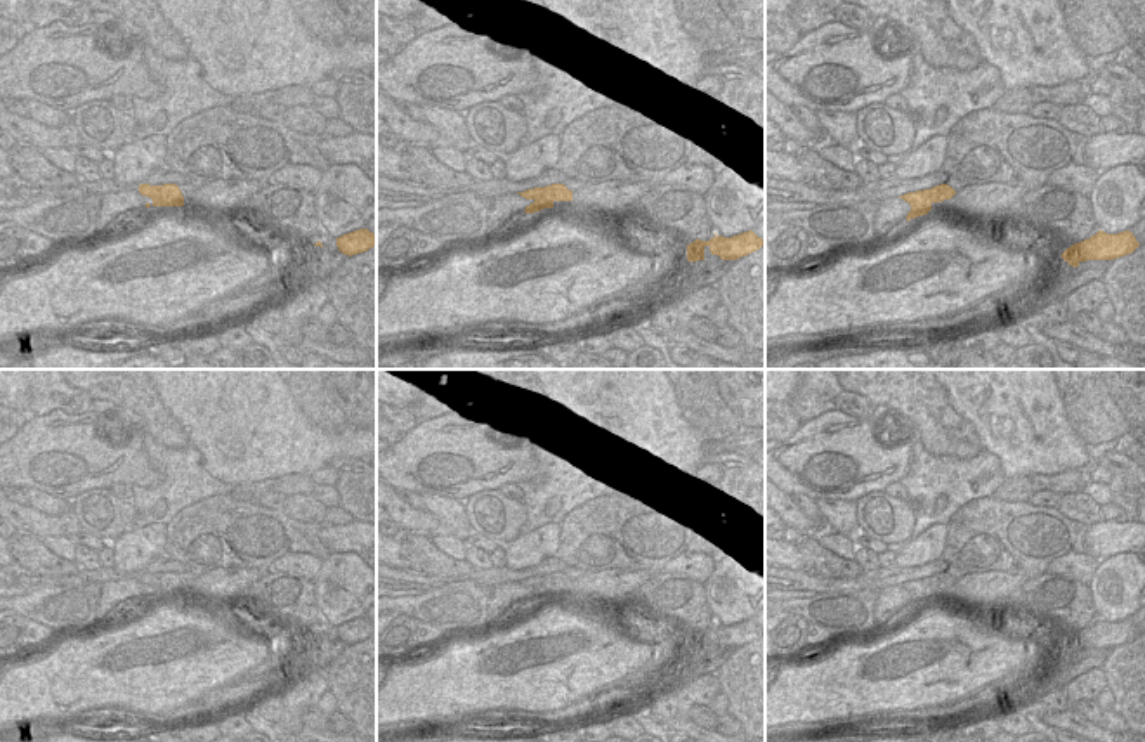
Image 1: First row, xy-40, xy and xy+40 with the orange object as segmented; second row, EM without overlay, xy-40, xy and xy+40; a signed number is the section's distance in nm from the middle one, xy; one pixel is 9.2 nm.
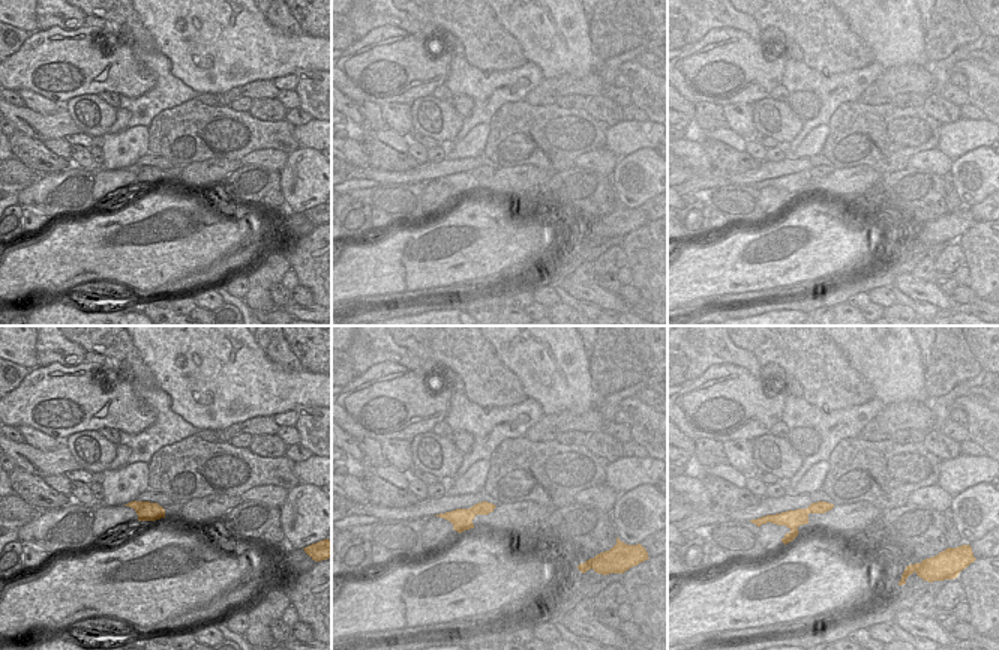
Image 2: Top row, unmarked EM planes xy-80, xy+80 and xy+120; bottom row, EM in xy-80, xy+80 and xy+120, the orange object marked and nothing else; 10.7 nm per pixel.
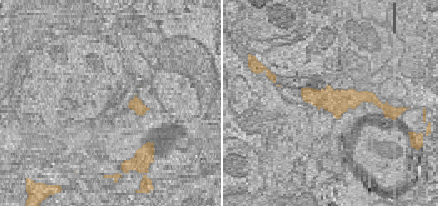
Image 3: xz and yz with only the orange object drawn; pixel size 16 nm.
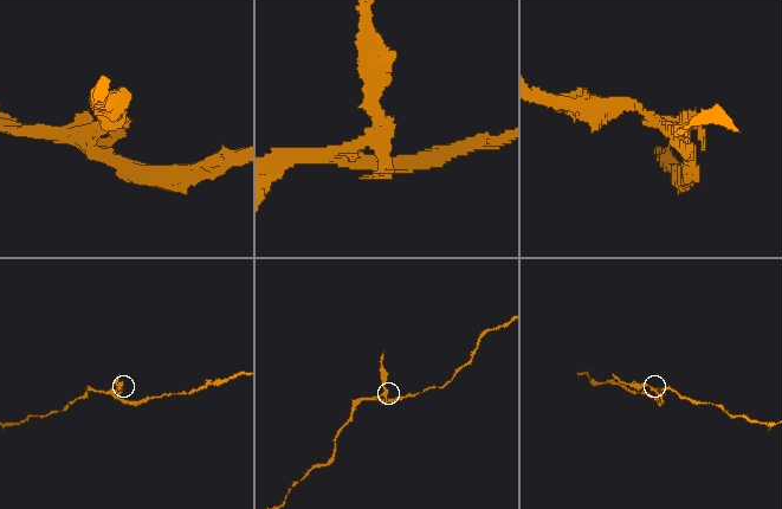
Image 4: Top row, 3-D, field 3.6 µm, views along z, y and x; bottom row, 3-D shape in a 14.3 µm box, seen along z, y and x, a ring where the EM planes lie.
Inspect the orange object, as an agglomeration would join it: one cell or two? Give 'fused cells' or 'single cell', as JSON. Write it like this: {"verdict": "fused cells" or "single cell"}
{"verdict": "fused cells"}

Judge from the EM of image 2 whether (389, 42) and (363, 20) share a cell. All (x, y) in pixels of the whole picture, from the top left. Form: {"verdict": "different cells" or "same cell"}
{"verdict": "different cells"}

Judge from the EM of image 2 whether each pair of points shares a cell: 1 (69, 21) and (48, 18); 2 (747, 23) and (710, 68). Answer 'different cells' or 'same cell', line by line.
1: same cell
2: different cells

